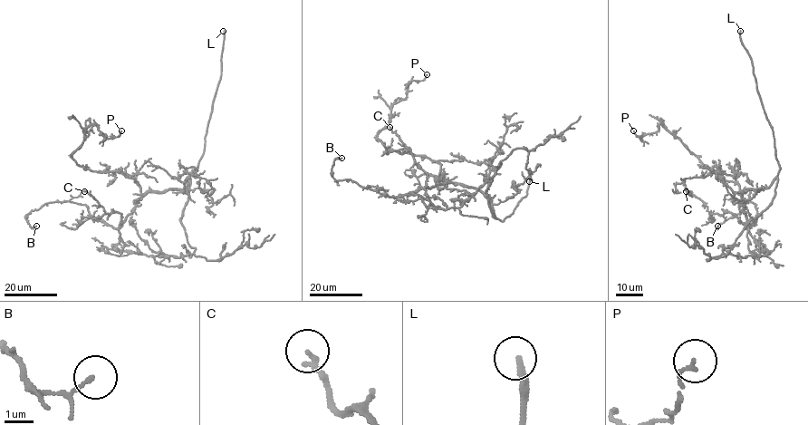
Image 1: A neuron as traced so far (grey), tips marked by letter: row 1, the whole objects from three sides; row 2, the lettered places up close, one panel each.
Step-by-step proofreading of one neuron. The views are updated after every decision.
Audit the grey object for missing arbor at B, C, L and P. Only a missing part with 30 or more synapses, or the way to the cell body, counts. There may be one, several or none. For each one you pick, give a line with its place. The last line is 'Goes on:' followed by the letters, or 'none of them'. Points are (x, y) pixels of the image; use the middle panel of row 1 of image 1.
L: at (529, 181)
Goes on: L

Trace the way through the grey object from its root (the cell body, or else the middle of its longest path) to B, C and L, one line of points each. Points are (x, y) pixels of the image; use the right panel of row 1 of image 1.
B: (747, 220), (747, 228), (757, 212), (755, 205), (750, 201), (740, 203), (740, 212), (717, 226)
C: (747, 220), (743, 224), (728, 212), (711, 214), (690, 191), (686, 191)
L: (747, 220), (742, 192), (767, 188), (780, 168), (773, 127), (764, 110), (752, 60), (741, 41), (740, 31)

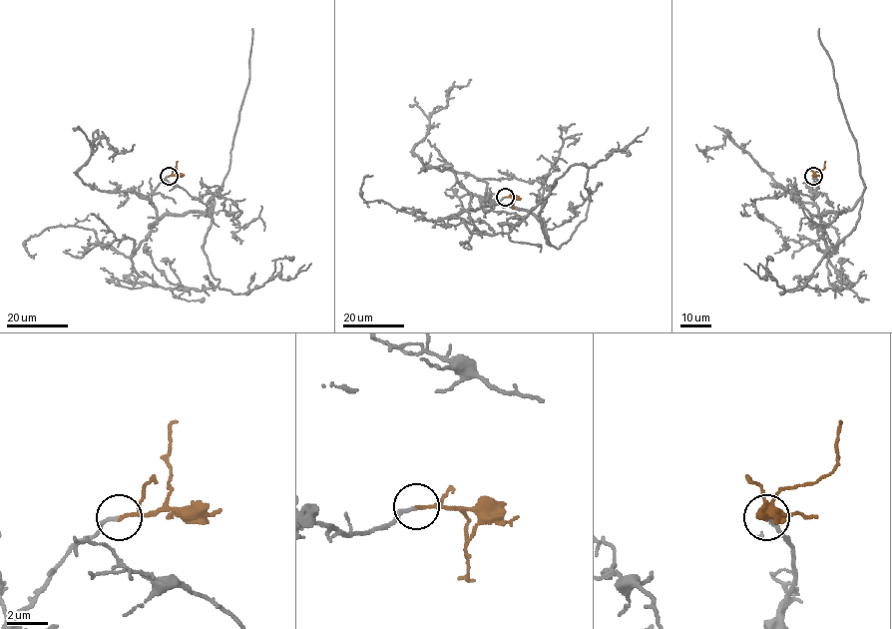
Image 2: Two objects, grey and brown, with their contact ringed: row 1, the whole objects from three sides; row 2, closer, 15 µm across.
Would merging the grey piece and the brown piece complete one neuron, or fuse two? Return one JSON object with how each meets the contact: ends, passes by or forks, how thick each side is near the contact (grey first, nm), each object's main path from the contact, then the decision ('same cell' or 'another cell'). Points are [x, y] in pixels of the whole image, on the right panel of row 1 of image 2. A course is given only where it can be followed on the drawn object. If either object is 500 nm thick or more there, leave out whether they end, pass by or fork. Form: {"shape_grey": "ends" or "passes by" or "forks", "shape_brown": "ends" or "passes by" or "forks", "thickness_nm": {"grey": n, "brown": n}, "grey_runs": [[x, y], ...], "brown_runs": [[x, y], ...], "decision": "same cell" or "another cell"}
{"shape_grey": "ends", "shape_brown": "passes by", "thickness_nm": {"grey": 180, "brown": 120}, "grey_runs": [[814, 176], [827, 258], [852, 287], [798, 286], [781, 294], [777, 282], [744, 263]], "brown_runs": [[814, 176], [824, 168], [824, 161]], "decision": "same cell"}

